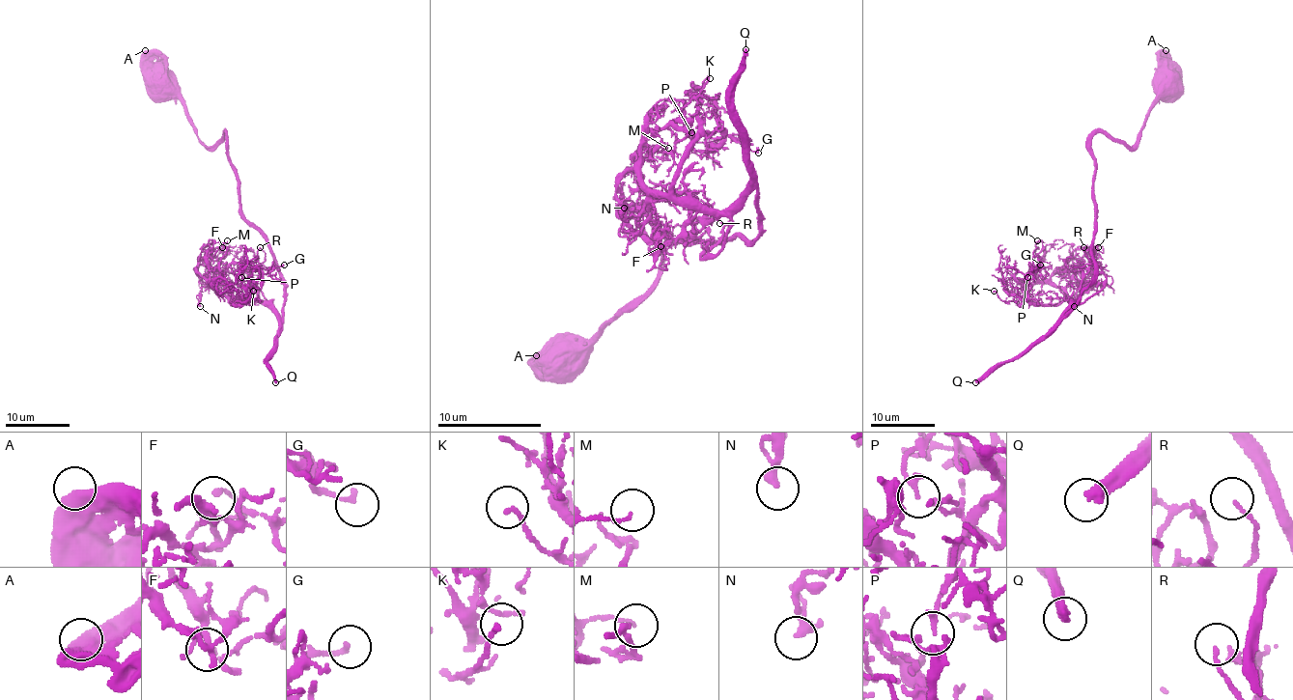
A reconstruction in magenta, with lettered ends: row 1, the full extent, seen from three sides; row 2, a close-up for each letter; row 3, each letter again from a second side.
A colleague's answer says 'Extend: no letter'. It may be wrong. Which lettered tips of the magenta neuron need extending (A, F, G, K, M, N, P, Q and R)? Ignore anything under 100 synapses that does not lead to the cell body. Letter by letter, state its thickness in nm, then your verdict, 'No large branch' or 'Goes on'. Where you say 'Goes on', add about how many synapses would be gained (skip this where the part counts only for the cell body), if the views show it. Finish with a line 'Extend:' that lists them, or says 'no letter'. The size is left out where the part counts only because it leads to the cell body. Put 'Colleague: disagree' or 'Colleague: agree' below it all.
A: Thickness 700 nm. No large branch
F: Thickness 150 nm. No large branch
G: Thickness 180 nm. No large branch
K: Thickness 150 nm. No large branch
M: Thickness 90 nm. No large branch
N: Thickness 320 nm. No large branch
P: Thickness 130 nm. No large branch
Q: Thickness 360 nm. Goes on. Roughly 1500 synapses
R: Thickness 110 nm. No large branch
Extend: Q
Colleague: disagree

